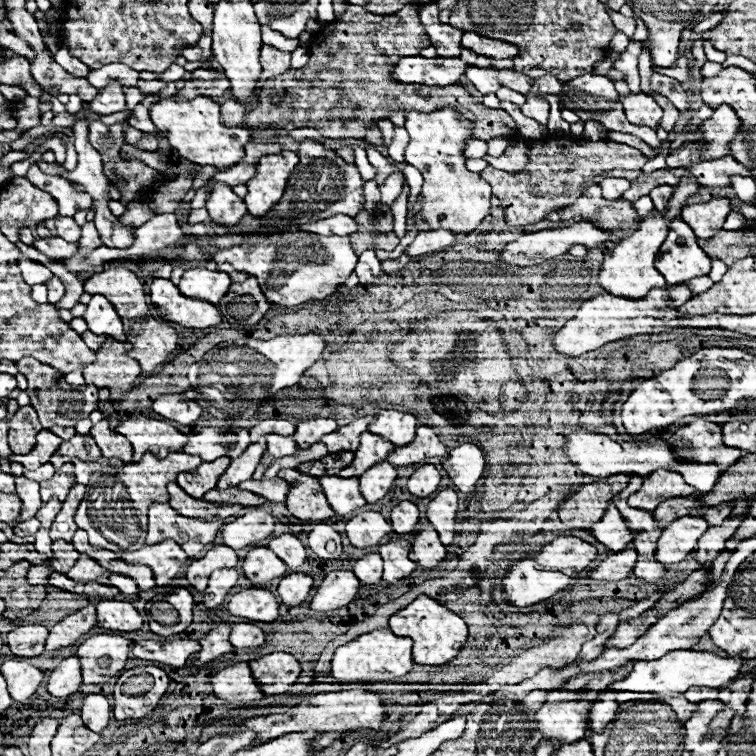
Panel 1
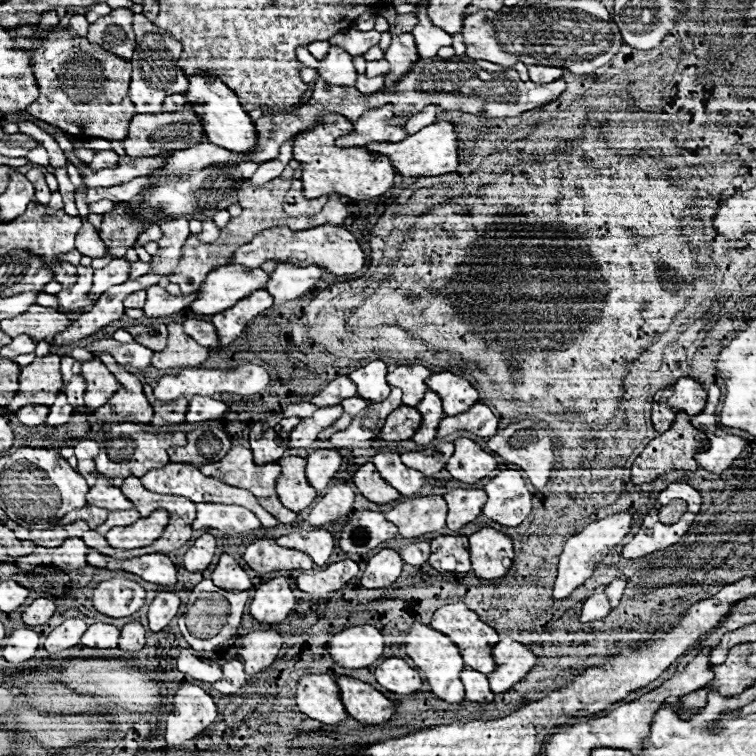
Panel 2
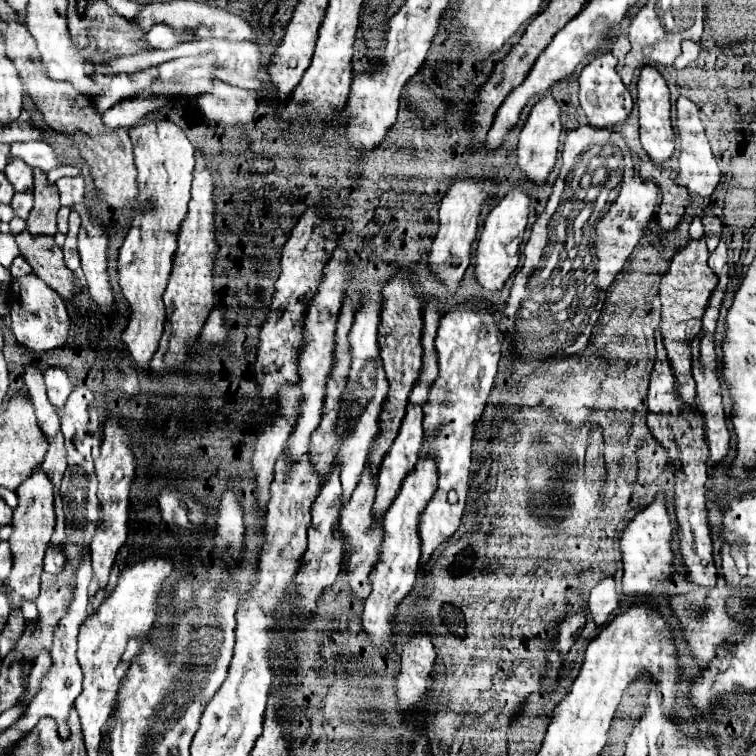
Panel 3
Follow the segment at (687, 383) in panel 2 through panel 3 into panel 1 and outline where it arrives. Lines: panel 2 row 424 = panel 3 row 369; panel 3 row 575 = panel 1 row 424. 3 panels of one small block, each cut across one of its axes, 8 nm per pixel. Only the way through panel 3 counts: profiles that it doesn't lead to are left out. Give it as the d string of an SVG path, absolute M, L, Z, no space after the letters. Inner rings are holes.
M696 420L678 428L668 444L678 460L714 462L720 466L720 470L726 470L744 454L734 448L726 448L722 444L722 428L706 420Z

